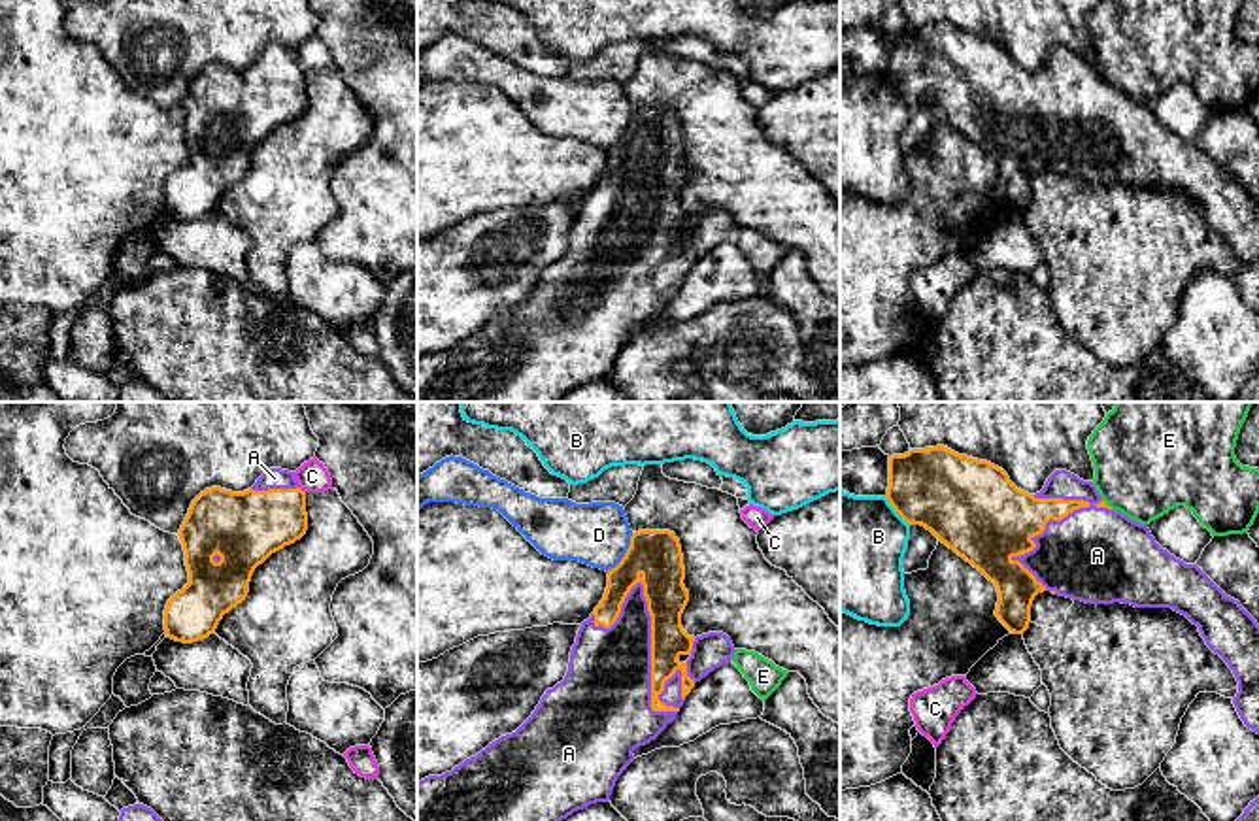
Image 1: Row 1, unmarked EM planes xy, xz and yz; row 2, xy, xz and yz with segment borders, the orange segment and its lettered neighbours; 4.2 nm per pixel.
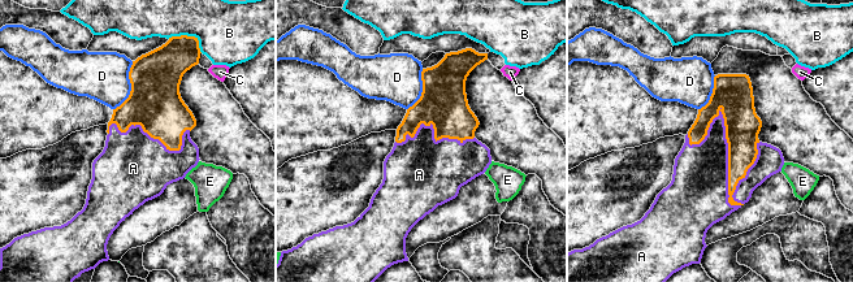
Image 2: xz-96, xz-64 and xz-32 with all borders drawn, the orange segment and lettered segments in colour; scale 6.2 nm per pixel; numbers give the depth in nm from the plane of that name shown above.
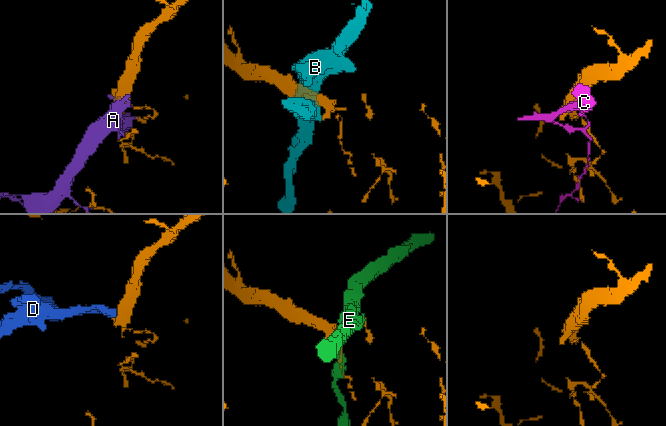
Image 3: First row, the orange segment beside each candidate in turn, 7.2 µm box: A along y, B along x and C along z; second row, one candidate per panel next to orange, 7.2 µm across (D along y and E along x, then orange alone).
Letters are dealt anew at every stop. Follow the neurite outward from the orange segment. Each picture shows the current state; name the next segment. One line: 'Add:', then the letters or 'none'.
Add: A

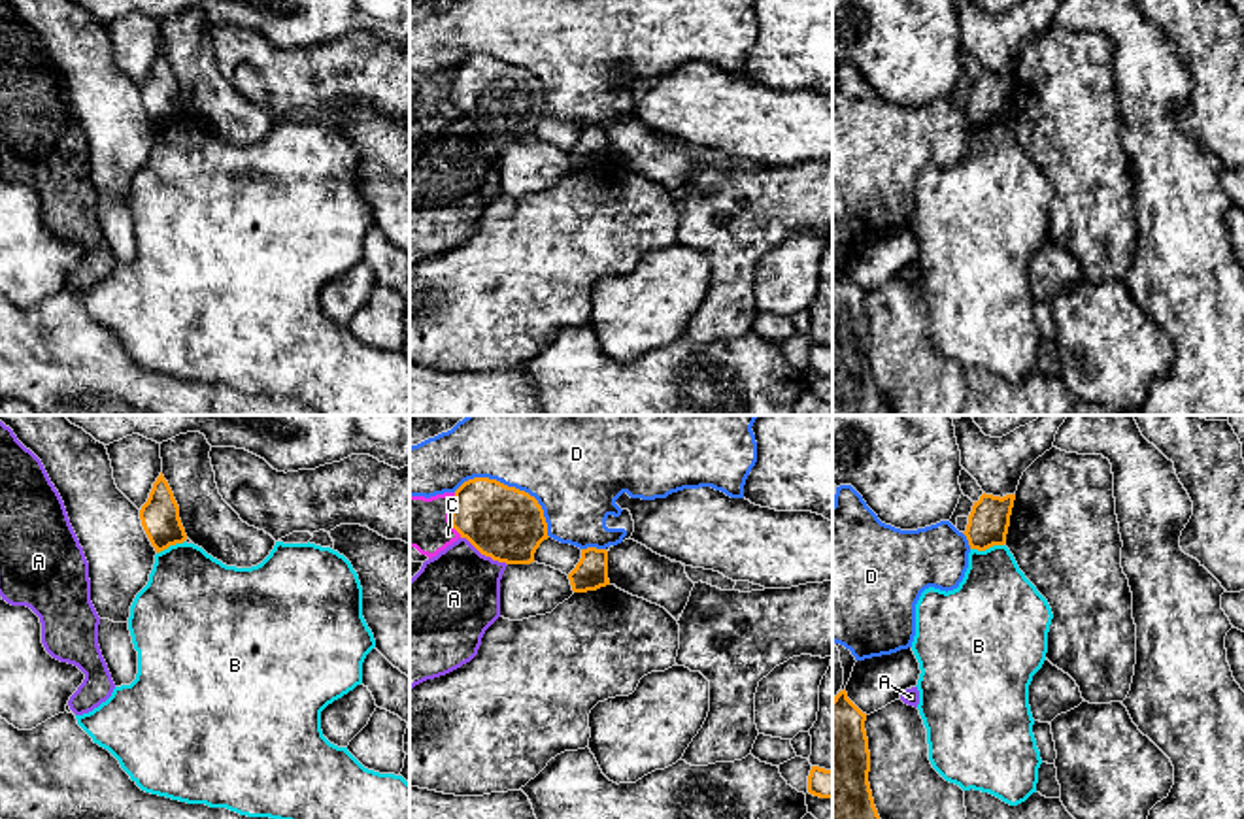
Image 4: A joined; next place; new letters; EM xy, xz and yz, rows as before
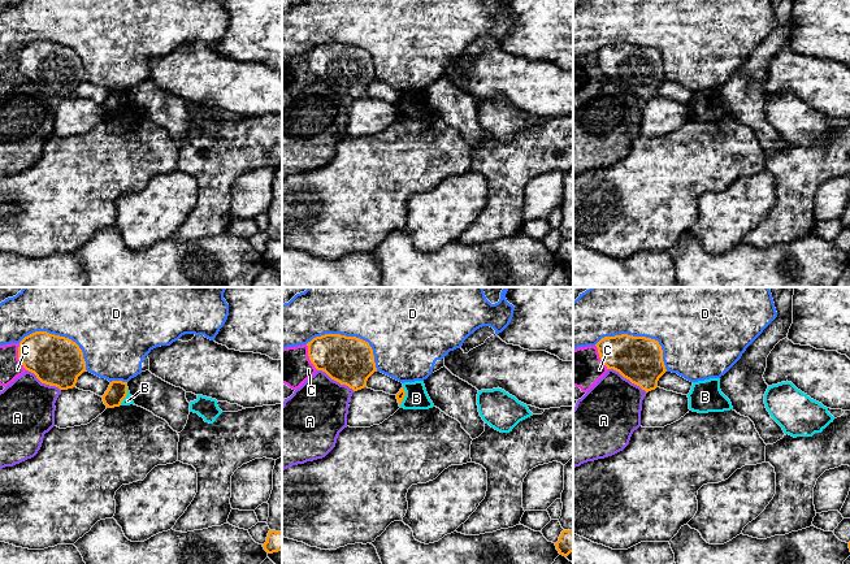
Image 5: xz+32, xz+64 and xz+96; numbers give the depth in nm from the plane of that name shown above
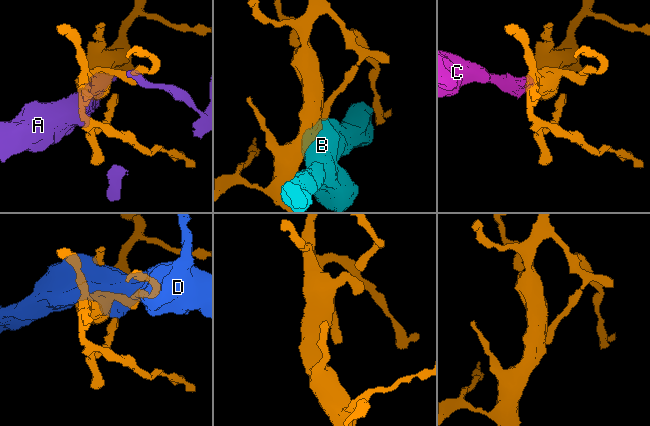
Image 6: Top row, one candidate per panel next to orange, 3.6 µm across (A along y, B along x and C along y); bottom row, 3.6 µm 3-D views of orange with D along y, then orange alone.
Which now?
Add: none

